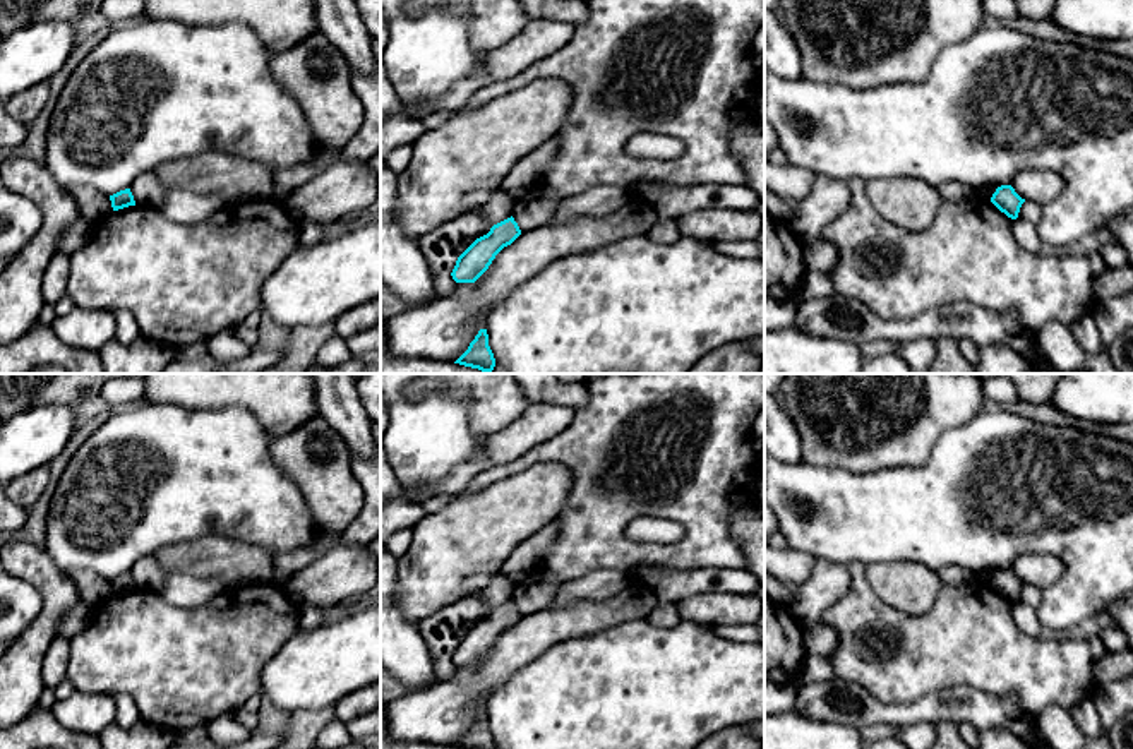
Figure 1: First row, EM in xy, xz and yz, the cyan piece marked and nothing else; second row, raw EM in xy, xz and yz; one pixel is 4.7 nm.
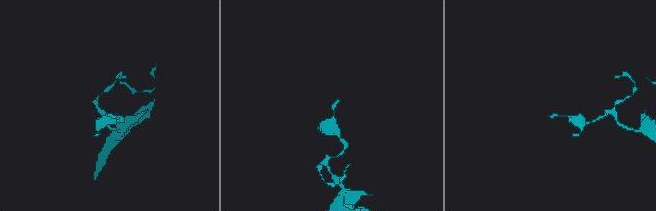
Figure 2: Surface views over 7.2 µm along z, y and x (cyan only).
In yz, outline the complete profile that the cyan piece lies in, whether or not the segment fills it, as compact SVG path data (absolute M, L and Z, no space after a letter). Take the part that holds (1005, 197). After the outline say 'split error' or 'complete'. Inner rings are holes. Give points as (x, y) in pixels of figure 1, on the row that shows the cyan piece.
M1001 185L992 194L991 202L1008 218L1016 219L1025 199L1022 199L1011 185Z; complete

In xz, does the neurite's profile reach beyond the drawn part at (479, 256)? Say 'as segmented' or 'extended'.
as segmented

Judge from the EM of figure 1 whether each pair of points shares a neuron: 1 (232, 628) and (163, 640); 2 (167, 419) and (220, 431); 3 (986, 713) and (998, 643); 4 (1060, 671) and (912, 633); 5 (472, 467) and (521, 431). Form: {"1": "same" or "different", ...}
{"1": "same", "2": "same", "3": "different", "4": "same", "5": "same"}

